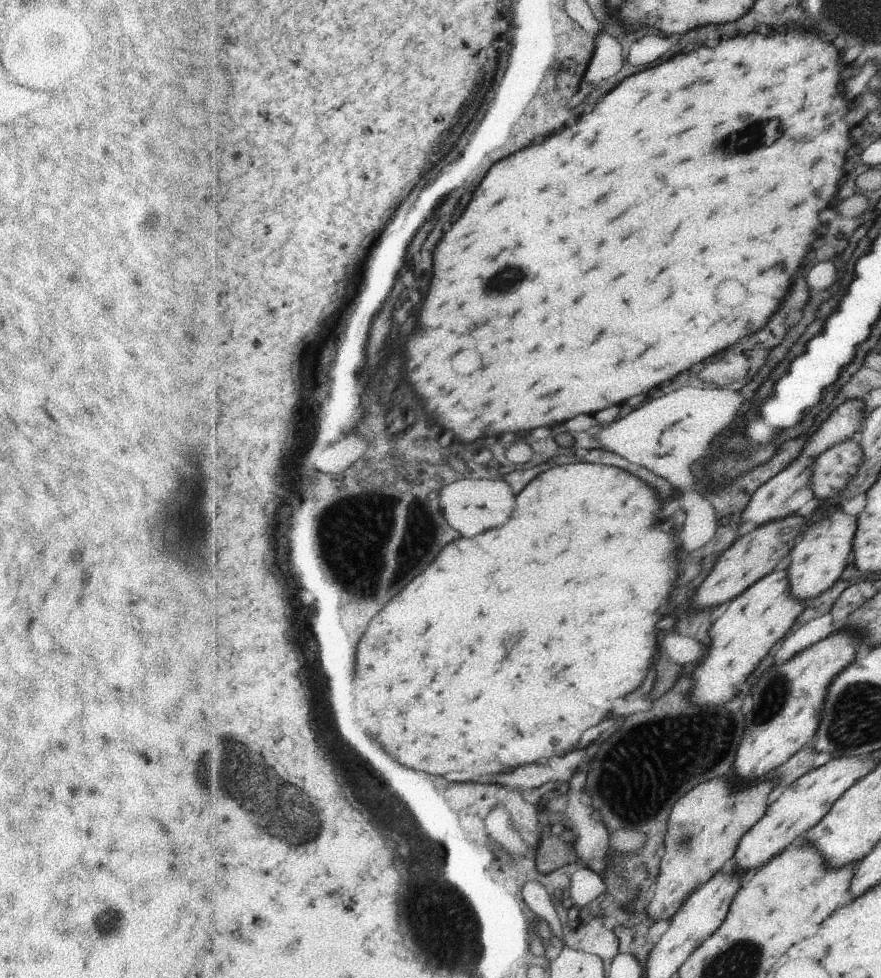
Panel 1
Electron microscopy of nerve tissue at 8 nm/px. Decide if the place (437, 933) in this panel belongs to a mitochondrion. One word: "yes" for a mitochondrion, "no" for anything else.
yes

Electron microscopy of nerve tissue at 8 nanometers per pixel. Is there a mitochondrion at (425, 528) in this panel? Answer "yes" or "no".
yes

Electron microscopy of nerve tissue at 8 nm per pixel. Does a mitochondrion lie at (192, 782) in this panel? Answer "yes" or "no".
yes

